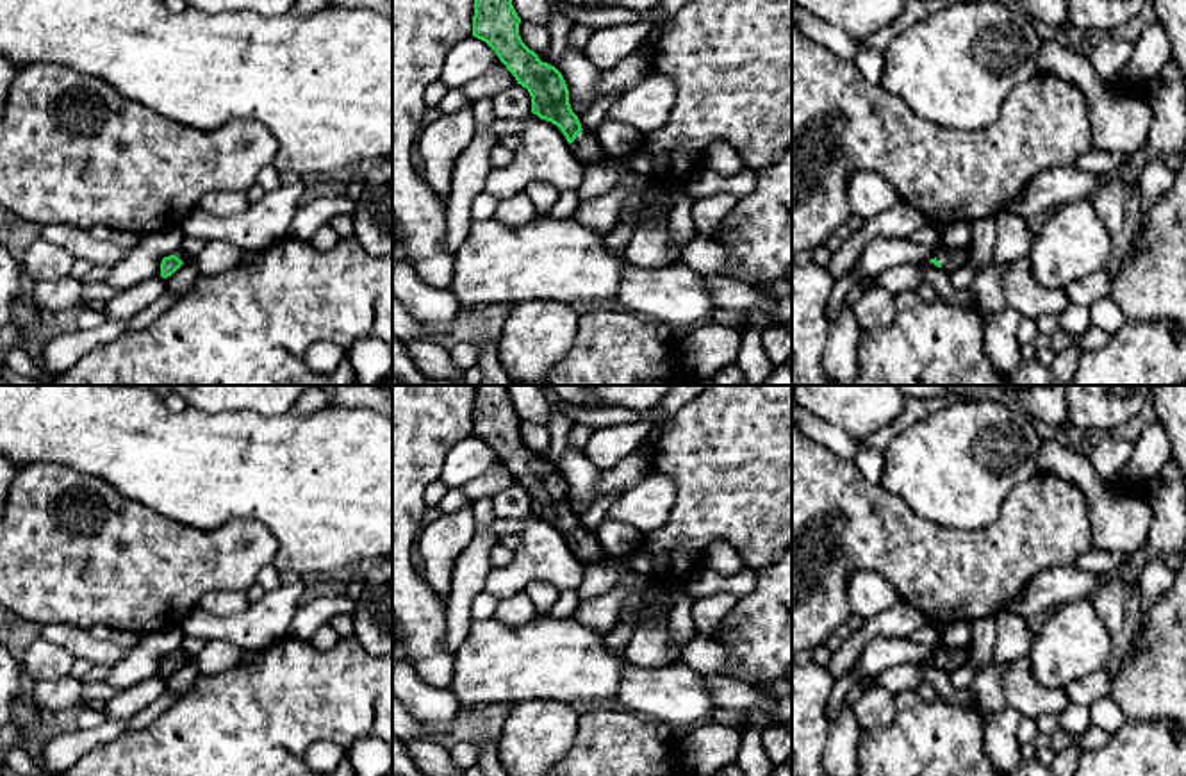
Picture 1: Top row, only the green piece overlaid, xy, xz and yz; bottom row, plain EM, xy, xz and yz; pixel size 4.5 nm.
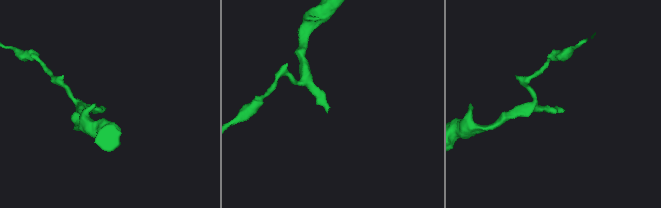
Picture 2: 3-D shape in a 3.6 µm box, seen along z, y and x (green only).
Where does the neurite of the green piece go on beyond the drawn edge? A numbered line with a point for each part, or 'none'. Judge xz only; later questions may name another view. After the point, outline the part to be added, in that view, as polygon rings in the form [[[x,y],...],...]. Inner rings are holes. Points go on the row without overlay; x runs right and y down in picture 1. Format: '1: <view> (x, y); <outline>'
1: xz (585, 546); [[[581,530],[571,542],[572,553],[585,564],[599,564],[608,557],[601,551],[594,533]]]

